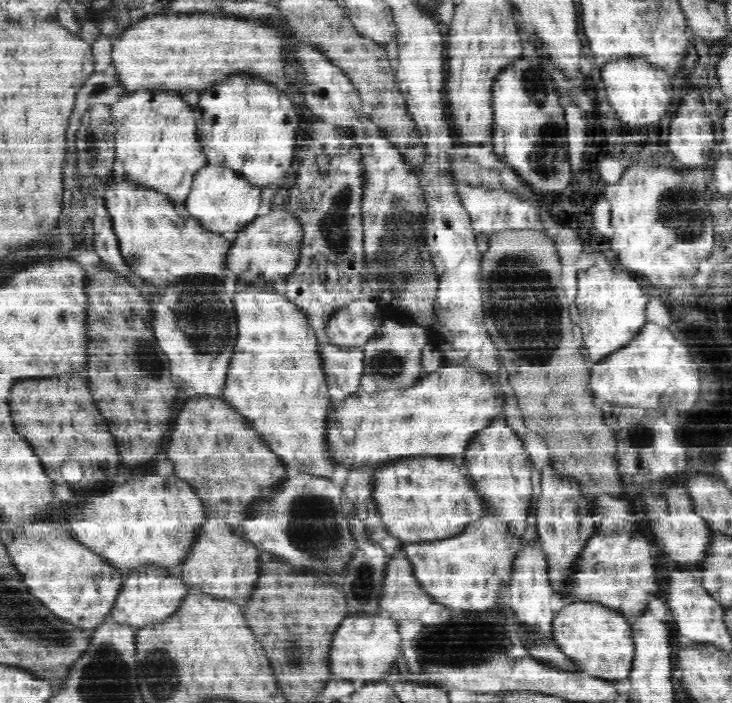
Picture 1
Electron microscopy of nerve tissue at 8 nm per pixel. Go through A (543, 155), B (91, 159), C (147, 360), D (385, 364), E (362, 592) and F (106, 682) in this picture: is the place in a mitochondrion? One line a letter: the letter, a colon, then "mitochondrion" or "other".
A: mitochondrion
B: mitochondrion
C: mitochondrion
D: mitochondrion
E: mitochondrion
F: mitochondrion

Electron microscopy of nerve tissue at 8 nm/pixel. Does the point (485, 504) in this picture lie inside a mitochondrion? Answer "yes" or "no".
no

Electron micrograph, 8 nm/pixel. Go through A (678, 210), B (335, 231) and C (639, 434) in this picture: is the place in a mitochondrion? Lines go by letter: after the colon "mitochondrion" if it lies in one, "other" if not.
A: mitochondrion
B: mitochondrion
C: mitochondrion

